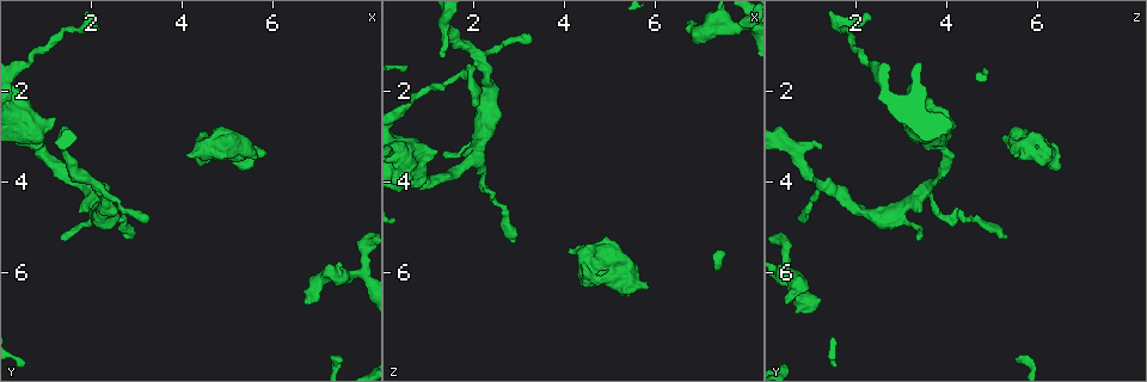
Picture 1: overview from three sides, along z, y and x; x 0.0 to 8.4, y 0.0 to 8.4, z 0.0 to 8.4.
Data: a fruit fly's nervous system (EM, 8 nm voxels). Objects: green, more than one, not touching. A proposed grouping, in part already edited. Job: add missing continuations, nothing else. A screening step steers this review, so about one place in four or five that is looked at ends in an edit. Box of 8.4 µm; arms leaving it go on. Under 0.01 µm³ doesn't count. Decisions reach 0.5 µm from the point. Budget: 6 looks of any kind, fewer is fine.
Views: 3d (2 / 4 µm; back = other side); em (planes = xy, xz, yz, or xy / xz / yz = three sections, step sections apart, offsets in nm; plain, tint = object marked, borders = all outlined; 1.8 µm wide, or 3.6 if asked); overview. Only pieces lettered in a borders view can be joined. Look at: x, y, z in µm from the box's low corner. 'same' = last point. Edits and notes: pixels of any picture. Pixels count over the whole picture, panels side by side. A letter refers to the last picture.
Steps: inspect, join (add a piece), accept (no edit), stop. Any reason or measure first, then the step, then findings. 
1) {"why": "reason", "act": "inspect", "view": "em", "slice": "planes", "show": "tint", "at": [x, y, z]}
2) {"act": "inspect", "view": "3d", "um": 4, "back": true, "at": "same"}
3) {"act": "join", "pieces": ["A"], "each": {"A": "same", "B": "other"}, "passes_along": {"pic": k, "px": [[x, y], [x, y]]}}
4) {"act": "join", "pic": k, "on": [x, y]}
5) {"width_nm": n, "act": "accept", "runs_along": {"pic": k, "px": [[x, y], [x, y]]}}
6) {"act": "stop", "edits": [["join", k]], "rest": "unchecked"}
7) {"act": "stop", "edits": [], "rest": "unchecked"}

{"why": "an open end", "act": "inspect", "view": "3d", "um": 4, "at": [4.15, 3.40, 5.55]}

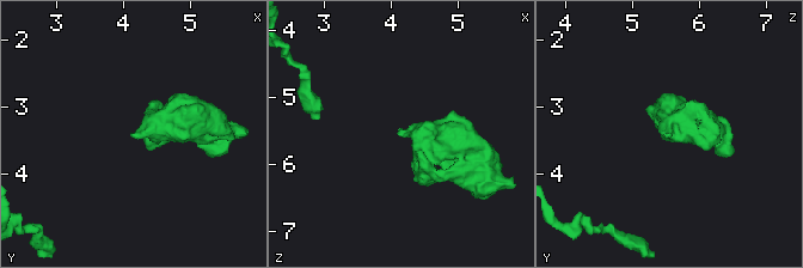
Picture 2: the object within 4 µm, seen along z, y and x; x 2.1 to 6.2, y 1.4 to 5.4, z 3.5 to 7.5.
{"why": "need the tissue", "act": "inspect", "view": "em", "slice": "xz", "step": 8, "show": "tint", "at": [4.10, 3.40, 5.45]}

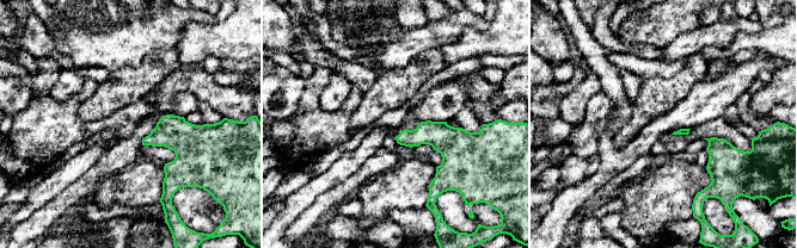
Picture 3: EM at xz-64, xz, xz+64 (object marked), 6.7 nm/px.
{"act": "inspect", "view": "em", "slice": "planes", "show": "borders", "at": "same"}

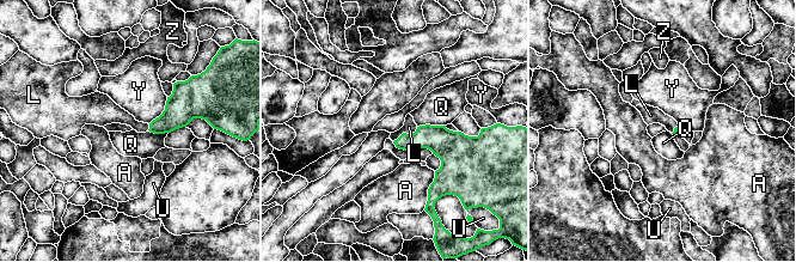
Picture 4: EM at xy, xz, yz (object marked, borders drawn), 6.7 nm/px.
{"act": "join", "pieces": ["L"], "each": {"A": "other", "L": "same", "Q": "other", "U": "other", "Y": "other", "Z": "other"}, "passes_along": {"pic": 4, "px": [[441, 141], [405, 133], [409, 127]]}, "found": "the neuron continues"}

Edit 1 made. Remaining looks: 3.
{"why": "redraw", "act": "inspect", "view": "overview"}

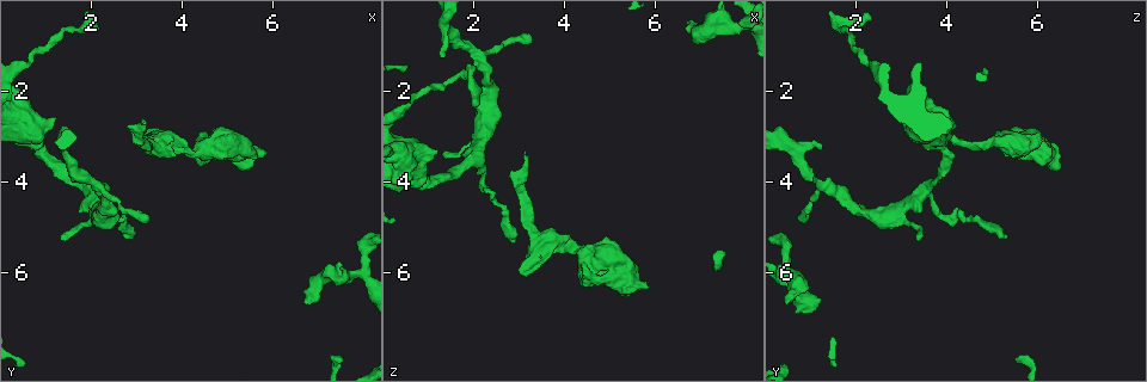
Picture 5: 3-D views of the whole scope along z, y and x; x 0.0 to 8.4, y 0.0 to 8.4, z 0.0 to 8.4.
{"why": "branch stops here", "act": "inspect", "view": "em", "slice": "xz", "step": 8, "show": "borders", "at": [5.85, 3.40, 6.30]}

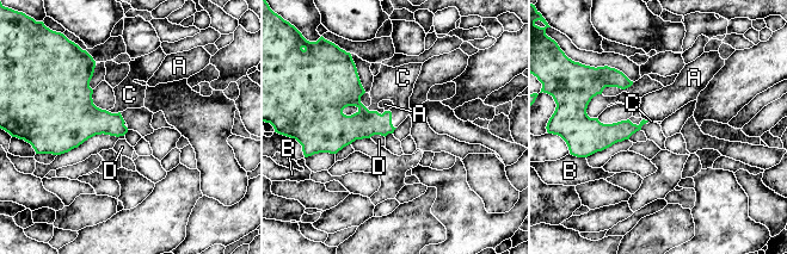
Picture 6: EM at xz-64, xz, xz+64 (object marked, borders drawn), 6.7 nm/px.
{"act": "inspect", "view": "em", "slice": "planes", "show": "borders", "at": "same"}

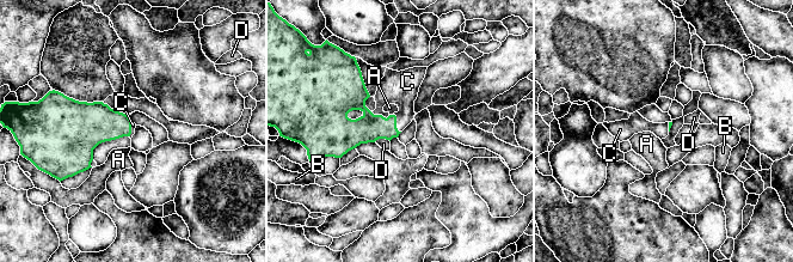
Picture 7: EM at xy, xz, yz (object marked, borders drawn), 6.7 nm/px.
{"act": "join", "pieces": ["C"], "each": {"A": "other", "B": "other", "C": "same", "D": "other"}, "passes_along": {"pic": 7, "px": [[368, 128], [395, 123], [401, 89]]}, "found": "it goes on there"}

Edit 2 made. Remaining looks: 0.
{"act": "stop", "edits": [["join", 4], ["join", 7]], "rest": "unchecked"}

